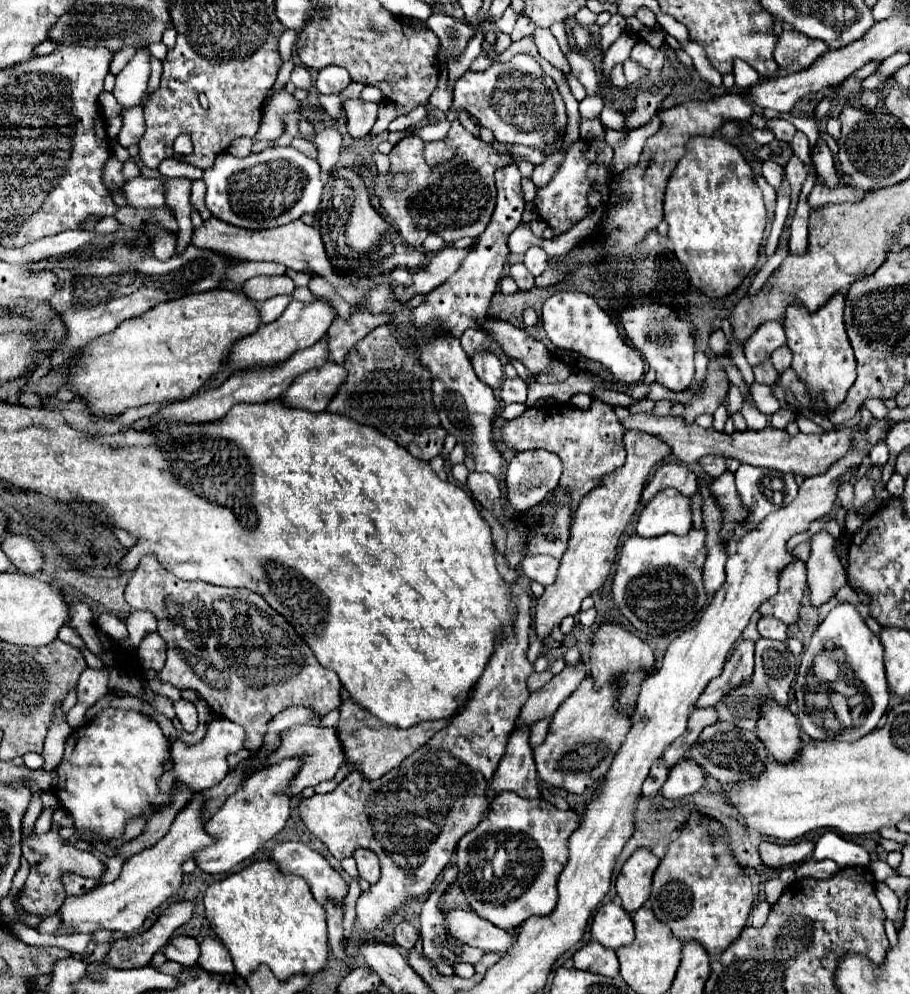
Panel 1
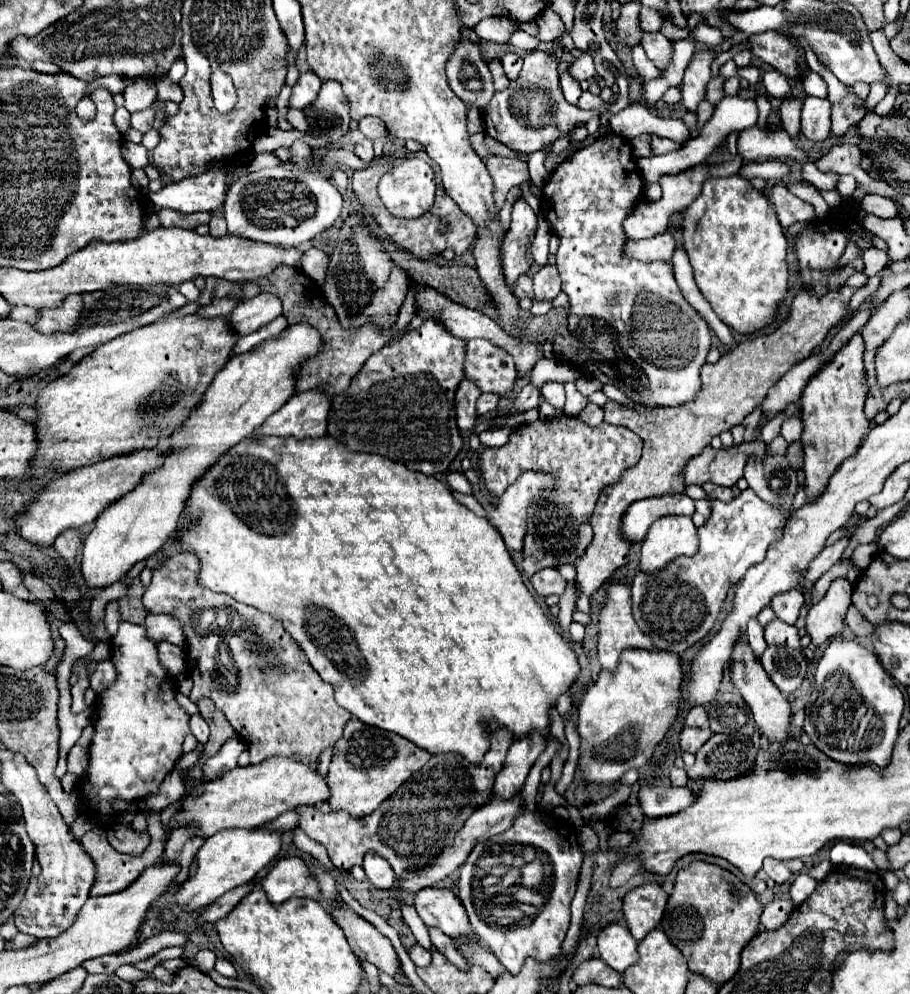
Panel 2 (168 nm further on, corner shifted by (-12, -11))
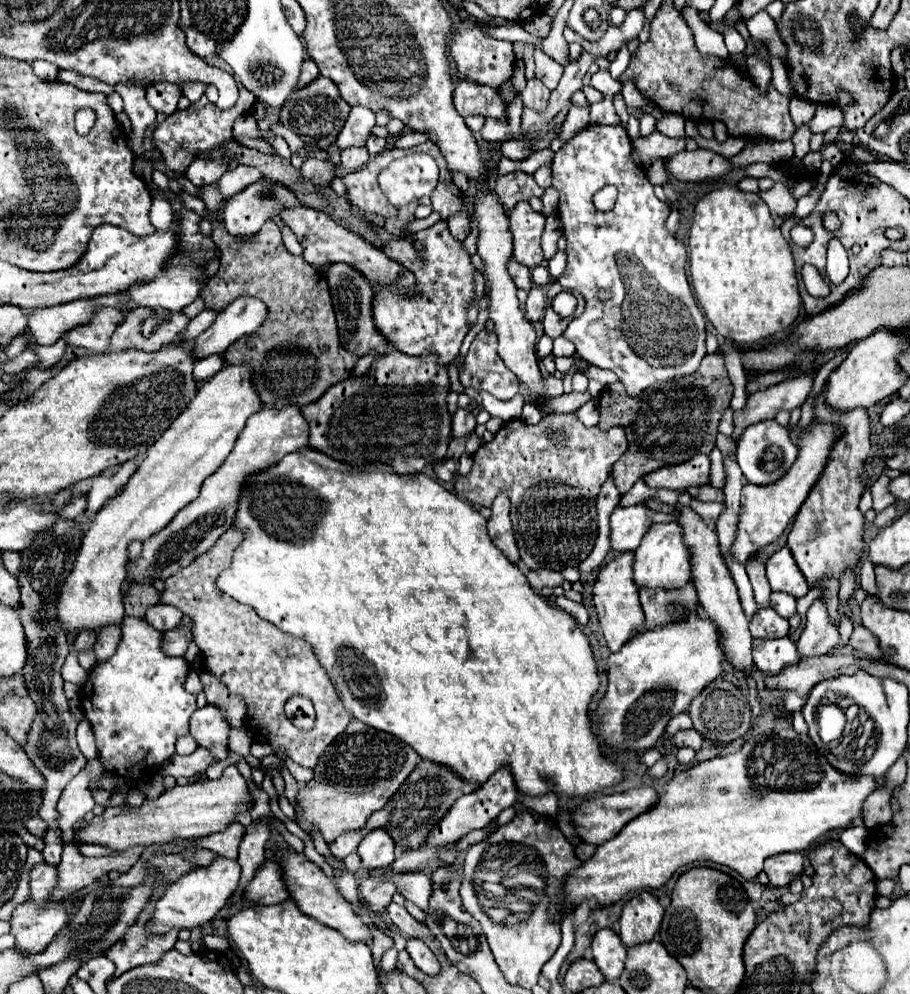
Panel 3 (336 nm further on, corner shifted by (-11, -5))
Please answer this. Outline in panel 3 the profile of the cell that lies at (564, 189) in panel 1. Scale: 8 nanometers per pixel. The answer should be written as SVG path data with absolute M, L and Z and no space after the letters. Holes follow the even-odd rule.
M587 125L555 153L553 187L561 193L559 217L567 239L567 269L557 281L567 291L579 291L587 301L585 311L575 317L563 333L575 343L577 355L589 365L613 371L631 397L639 397L639 393L655 381L695 373L705 357L705 317L687 283L687 247L675 233L665 229L671 209L655 197L647 175L631 159L631 139L627 131L623 127ZM605 185L615 185L619 189L619 199L611 211L601 213L593 205L593 195ZM599 289L611 289L613 299L607 303L599 301Z

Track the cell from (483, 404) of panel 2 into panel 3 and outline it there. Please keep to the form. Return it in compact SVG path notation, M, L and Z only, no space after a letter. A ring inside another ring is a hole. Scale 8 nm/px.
M457 409L457 413L451 419L451 437L459 439L459 437L467 437L469 433L473 433L475 429L475 415L467 413L465 409Z

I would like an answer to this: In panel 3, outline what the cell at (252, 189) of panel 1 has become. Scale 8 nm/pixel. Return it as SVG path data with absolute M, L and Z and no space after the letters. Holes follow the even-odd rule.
M257 181L225 201L225 229L233 237L255 235L261 225L279 213L279 205L299 201L289 189L271 181Z

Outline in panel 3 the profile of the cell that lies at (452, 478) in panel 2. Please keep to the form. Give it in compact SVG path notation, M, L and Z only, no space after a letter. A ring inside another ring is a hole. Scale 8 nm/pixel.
M447 459L447 461L441 461L439 465L435 465L433 471L439 477L439 481L451 481L457 473L457 465L451 459Z

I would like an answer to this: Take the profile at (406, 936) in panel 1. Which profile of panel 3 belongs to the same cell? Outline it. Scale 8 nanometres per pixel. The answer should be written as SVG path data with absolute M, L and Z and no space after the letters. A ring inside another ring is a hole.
M409 939L405 949L407 949L407 953L411 955L411 959L415 961L415 965L417 965L423 973L427 973L427 975L431 975L431 977L439 975L441 965L439 965L437 957L431 953L431 949L429 949L423 941L419 941L419 939Z

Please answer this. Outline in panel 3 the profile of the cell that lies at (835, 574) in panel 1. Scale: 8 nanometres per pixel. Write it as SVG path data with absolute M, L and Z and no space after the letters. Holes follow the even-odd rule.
M817 599L807 611L807 625L797 641L797 649L801 657L825 655L831 647L839 643L839 631L831 625L827 617L827 607L821 599Z

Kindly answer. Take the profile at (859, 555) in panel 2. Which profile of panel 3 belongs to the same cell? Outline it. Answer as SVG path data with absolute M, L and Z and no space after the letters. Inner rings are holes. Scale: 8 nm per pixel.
M867 557L861 559L859 565L859 585L863 587L863 591L867 595L877 595L877 585L875 585L875 573L873 573L873 565Z

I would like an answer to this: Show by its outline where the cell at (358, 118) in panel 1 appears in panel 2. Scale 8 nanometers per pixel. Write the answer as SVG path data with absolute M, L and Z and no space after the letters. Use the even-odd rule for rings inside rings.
M364 139L360 141L356 147L354 147L354 153L364 159L364 161L372 161L374 159L374 149L372 149L372 141L370 139Z

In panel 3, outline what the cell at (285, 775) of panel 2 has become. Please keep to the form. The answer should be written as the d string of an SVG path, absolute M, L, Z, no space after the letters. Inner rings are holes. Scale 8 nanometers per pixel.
M229 765L223 771L223 777L217 781L199 781L189 785L177 785L167 789L153 801L145 801L141 807L121 805L107 807L99 817L93 817L89 823L79 823L79 835L73 839L75 843L93 843L111 847L117 851L135 847L135 845L161 845L173 839L193 839L207 837L211 833L227 829L231 821L235 821L237 813L249 811L249 789L237 771L235 765Z

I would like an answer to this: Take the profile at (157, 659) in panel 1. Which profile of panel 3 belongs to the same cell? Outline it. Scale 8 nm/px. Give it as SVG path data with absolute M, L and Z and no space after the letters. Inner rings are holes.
M183 617L183 621L175 629L171 629L163 635L163 651L167 655L183 657L189 647L189 641L193 639L191 627L193 627L193 621L189 617Z

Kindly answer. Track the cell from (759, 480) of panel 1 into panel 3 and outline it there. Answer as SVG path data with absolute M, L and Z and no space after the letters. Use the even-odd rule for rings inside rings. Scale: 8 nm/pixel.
M775 419L761 421L747 427L743 437L737 443L737 463L743 475L747 477L747 481L755 485L769 485L779 481L787 473L787 469L793 465L795 457L797 457L797 447L789 437L787 427L779 425Z

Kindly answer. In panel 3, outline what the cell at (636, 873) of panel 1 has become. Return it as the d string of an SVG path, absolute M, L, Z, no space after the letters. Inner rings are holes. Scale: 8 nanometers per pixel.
M647 891L637 893L631 901L625 903L619 919L621 943L629 949L651 941L659 931L661 919L663 919L663 907L659 905L659 901Z

